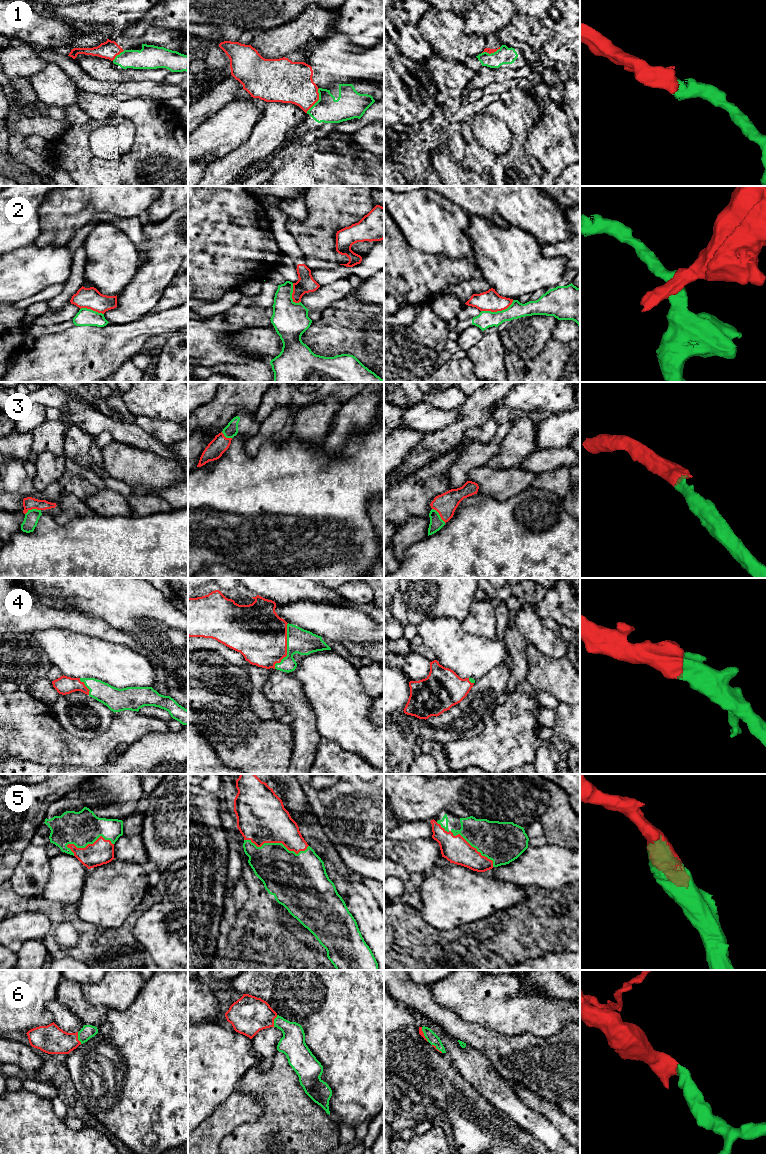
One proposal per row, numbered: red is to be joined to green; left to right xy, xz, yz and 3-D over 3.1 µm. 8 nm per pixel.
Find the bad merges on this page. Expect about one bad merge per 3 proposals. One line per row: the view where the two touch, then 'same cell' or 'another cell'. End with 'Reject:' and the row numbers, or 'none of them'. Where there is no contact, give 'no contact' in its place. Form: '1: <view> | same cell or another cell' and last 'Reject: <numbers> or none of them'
1: xz | same cell
2: yz | another cell
3: xy | same cell
4: xz | same cell
5: xz | same cell
6: xy | same cell
Reject: 2

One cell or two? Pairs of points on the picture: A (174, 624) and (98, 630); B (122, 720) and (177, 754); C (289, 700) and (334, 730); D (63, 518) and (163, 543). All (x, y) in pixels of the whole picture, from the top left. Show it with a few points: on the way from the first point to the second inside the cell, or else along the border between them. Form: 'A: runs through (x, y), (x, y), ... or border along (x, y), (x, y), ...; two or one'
A: border along (96, 618), (130, 634), (137, 641); two
B: border along (169, 731), (148, 733), (128, 747); two
C: border along (306, 696), (315, 715), (316, 729), (322, 737); two
D: border along (86, 515), (73, 518), (62, 525), (53, 518); two

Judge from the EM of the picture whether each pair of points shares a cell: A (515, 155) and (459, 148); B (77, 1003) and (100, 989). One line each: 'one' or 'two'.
A: two
B: two

